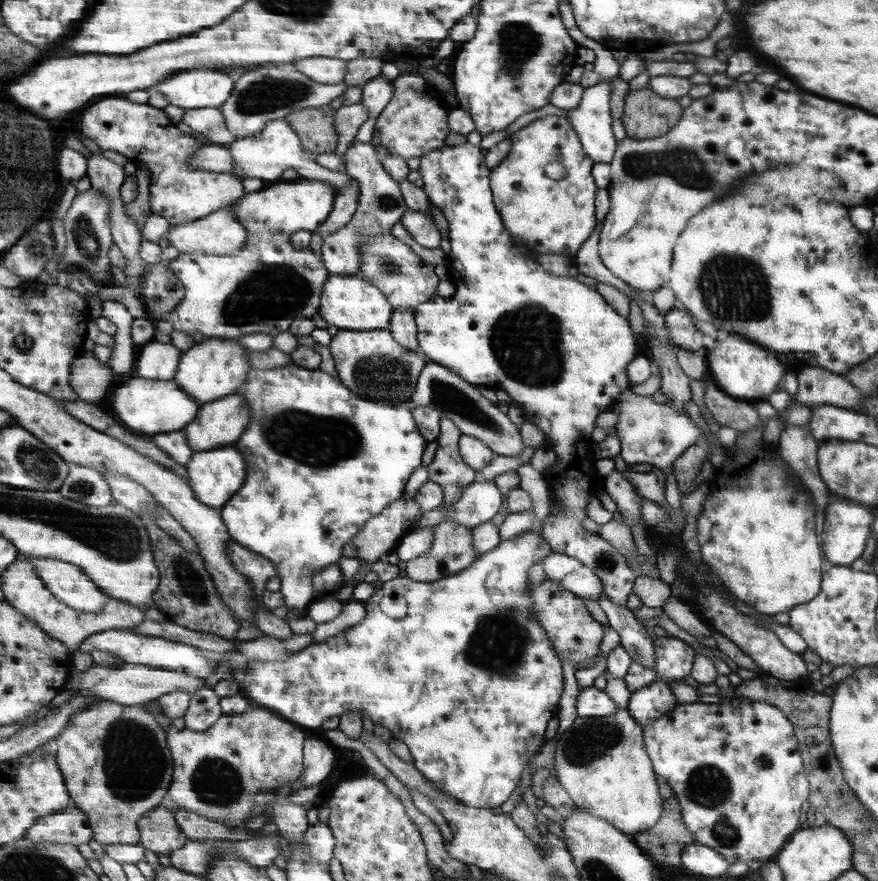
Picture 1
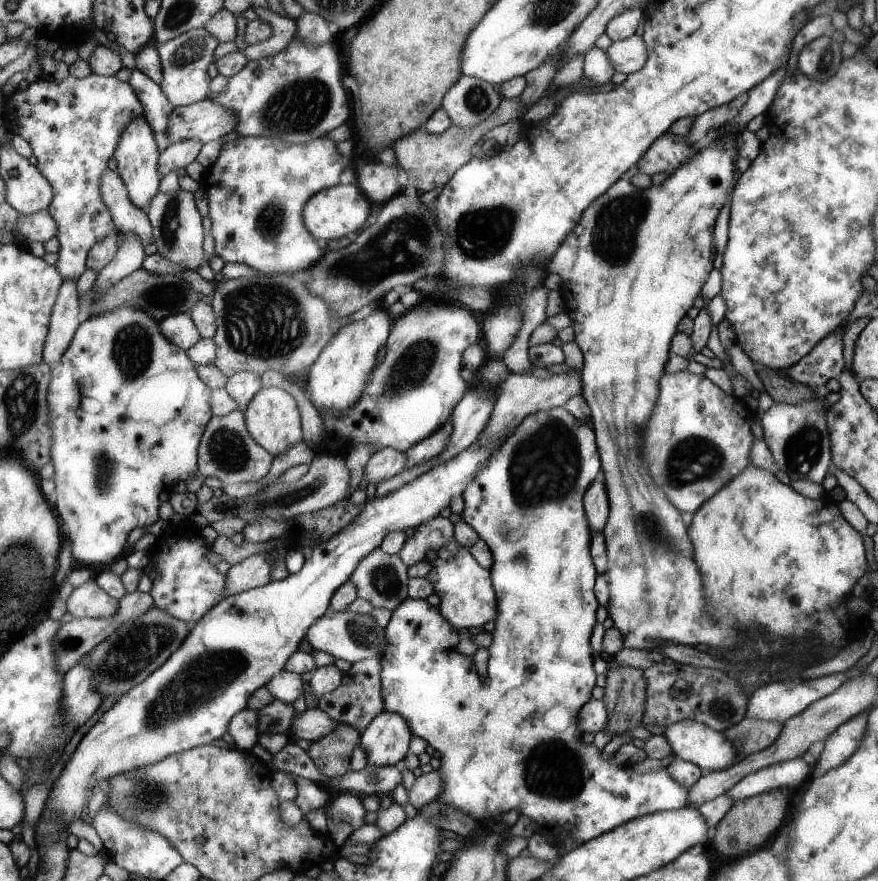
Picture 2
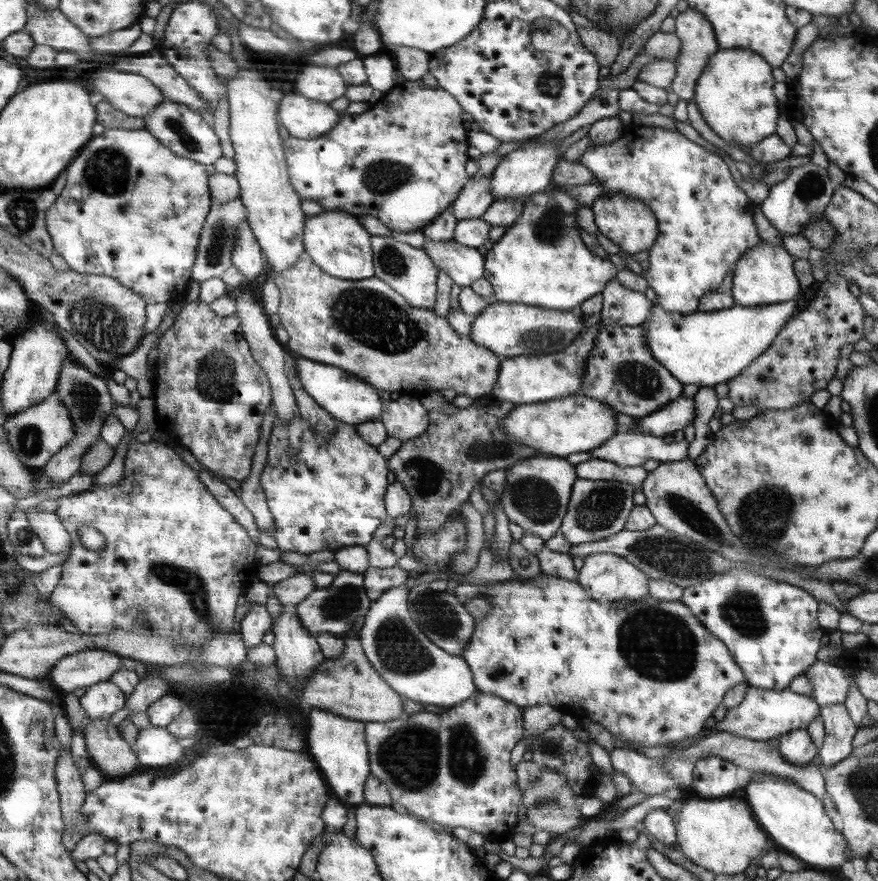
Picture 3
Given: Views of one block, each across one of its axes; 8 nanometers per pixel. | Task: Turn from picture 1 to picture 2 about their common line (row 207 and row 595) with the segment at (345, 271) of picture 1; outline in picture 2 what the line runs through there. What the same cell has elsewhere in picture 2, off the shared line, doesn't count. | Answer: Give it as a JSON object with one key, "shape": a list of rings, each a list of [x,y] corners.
{"shape":[[[378,546],[358,562],[350,580],[357,588],[356,597],[368,600],[374,608],[393,612],[408,594],[407,570],[398,554],[384,554]]]}

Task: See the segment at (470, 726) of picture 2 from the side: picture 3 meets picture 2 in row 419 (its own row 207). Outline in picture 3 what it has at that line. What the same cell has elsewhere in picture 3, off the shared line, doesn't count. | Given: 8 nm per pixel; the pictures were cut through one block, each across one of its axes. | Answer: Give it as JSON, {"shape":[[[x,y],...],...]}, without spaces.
{"shape":[[[549,188],[527,198],[521,216],[504,236],[490,245],[490,253],[484,256],[484,278],[492,283],[493,299],[504,303],[520,303],[540,308],[570,311],[580,307],[594,295],[600,295],[610,280],[617,278],[616,266],[608,258],[602,259],[582,240],[578,224],[578,204],[568,193]]]}

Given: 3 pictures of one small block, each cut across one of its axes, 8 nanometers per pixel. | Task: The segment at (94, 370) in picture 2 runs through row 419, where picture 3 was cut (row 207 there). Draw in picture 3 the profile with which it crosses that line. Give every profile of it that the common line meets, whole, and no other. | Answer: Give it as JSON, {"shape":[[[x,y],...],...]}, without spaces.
{"shape":[[[107,128],[101,135],[96,135],[84,148],[84,152],[77,156],[70,165],[68,184],[59,195],[56,204],[47,214],[48,228],[54,239],[55,250],[60,252],[76,272],[87,275],[106,275],[114,277],[126,287],[139,293],[146,304],[170,303],[182,300],[186,295],[186,288],[190,282],[190,272],[193,272],[194,260],[197,260],[198,240],[201,240],[202,228],[205,228],[206,216],[210,212],[211,196],[208,192],[207,166],[202,166],[195,160],[176,156],[172,150],[166,148],[153,134],[145,128],[126,130],[126,128]]]}

